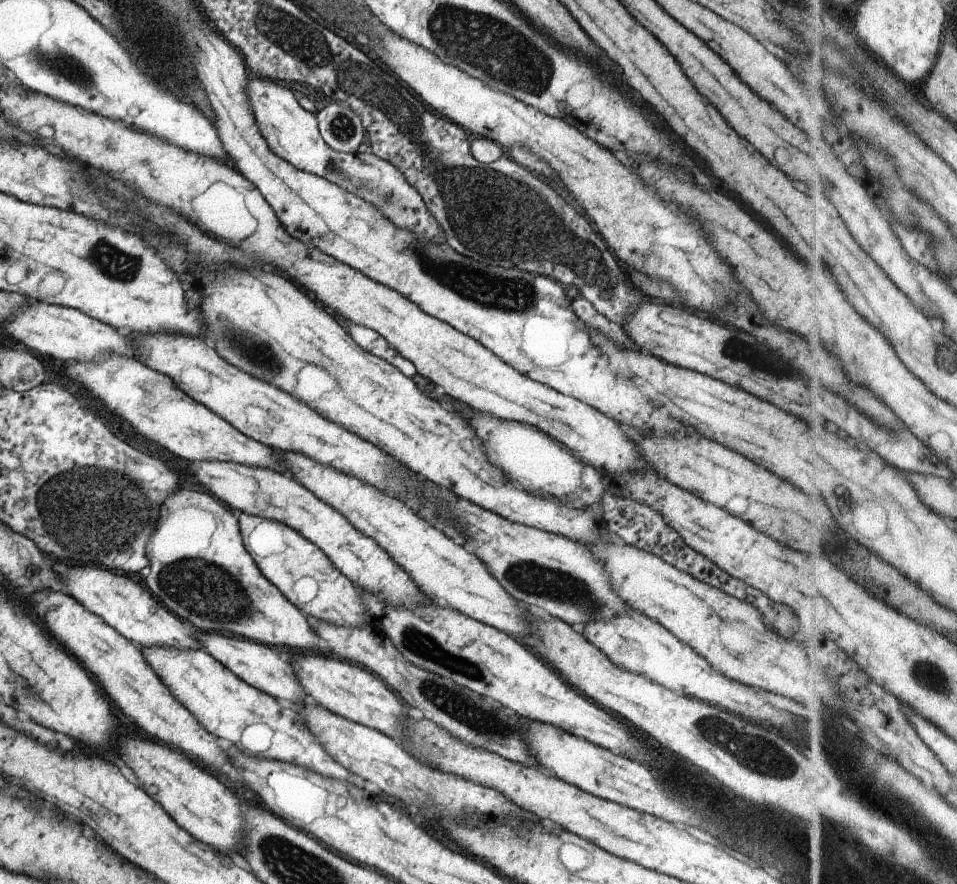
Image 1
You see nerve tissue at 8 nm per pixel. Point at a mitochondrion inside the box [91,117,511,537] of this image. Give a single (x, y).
(250, 348)

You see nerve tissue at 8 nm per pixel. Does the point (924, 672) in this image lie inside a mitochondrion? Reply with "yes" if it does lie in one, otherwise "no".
yes

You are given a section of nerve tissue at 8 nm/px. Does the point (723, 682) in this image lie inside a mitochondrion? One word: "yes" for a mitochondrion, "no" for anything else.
no

